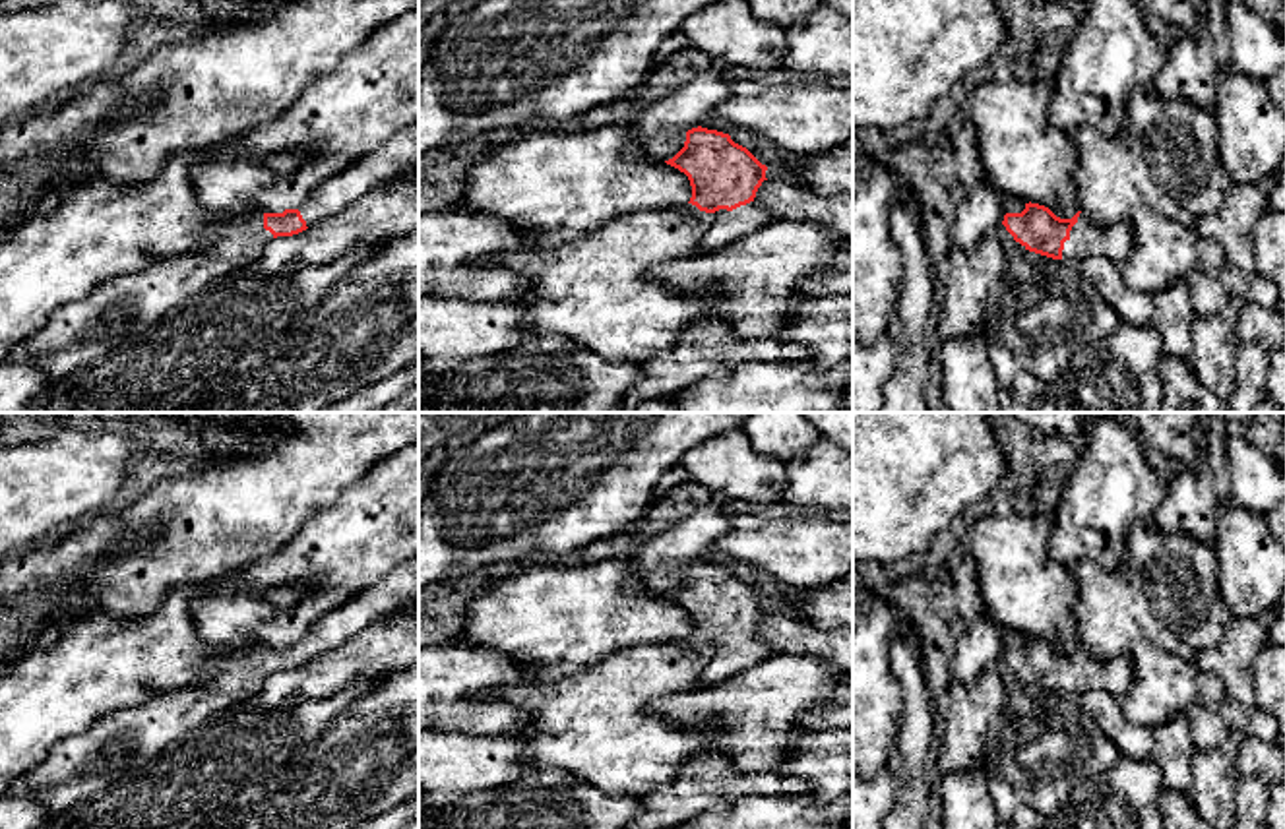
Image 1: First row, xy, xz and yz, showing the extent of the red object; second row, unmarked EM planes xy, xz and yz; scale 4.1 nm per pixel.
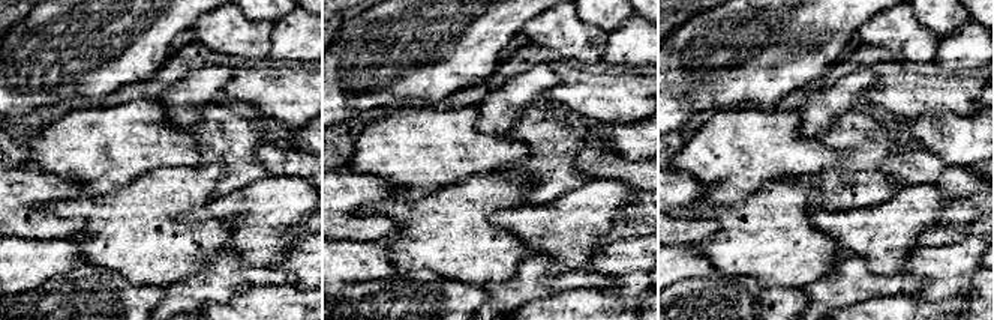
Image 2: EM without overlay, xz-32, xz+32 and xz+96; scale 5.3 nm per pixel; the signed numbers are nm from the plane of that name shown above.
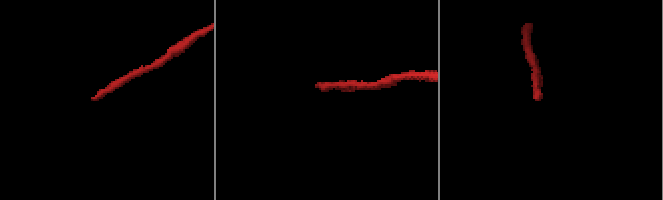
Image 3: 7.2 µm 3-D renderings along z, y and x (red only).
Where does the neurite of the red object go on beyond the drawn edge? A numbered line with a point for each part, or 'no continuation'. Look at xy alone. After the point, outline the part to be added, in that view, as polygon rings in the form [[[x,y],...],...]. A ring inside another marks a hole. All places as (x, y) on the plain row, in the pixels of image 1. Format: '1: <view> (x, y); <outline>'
1: xy (78, 769); [[[264,647],[248,649],[235,659],[211,662],[205,670],[207,676],[202,682],[157,693],[138,707],[107,713],[83,734],[58,742],[37,769],[10,784],[8,794],[41,798],[48,821],[56,821],[72,806],[95,800],[147,767],[194,728],[254,697],[273,674],[273,668],[264,662]]]

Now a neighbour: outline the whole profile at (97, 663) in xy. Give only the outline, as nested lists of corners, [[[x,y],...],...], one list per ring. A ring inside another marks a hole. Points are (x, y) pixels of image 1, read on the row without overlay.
[[[182,585],[151,614],[114,618],[93,610],[64,626],[45,645],[29,647],[0,672],[0,796],[10,784],[37,769],[62,740],[83,734],[103,715],[138,707],[145,699],[202,682],[211,662],[244,651],[219,649],[205,641],[192,604],[209,585]]]

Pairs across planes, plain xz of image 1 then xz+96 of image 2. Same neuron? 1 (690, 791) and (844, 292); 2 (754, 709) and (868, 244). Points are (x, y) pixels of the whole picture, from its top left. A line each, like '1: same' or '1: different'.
1: same
2: same

